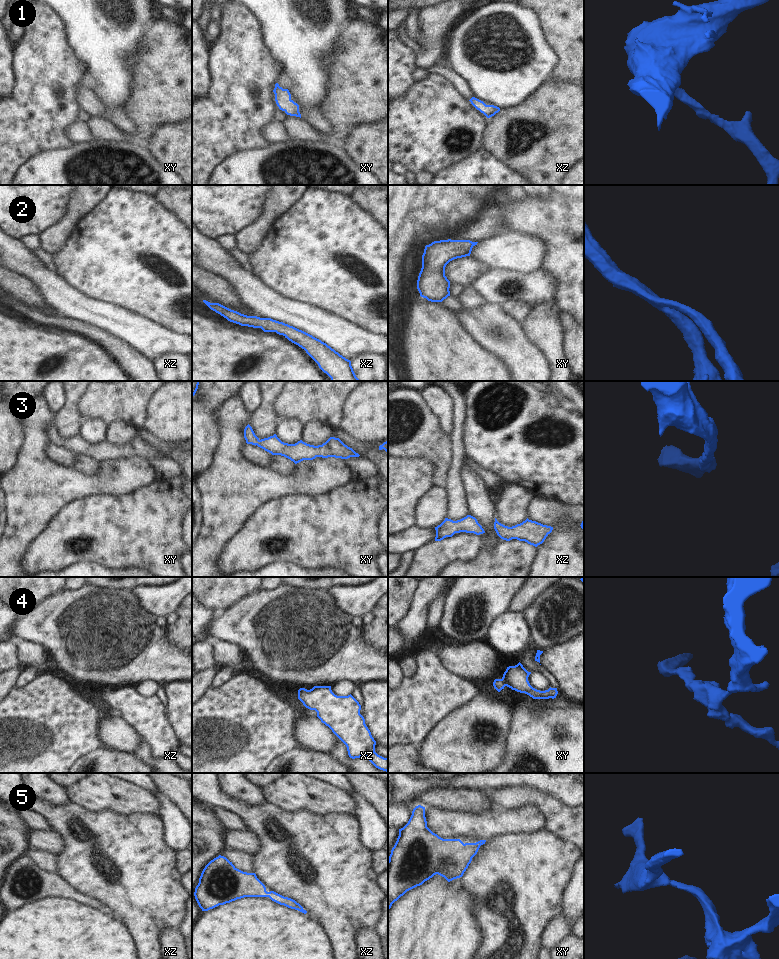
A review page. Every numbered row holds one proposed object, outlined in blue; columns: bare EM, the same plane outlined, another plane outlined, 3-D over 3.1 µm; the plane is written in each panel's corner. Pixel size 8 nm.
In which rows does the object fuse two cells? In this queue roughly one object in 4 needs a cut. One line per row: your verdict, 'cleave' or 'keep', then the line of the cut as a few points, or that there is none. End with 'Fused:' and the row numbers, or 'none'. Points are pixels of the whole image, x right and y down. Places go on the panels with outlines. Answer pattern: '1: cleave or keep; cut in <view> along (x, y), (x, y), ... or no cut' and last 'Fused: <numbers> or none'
1: keep; no cut
2: keep; no cut
3: keep; no cut
4: keep; no cut
5: keep; no cut
Fused: none

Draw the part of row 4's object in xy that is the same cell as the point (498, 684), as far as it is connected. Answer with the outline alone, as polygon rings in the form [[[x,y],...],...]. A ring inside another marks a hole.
[[[519,662],[515,666],[507,667],[501,679],[495,679],[493,682],[494,688],[500,692],[505,686],[520,693],[525,693],[533,699],[549,699],[556,698],[558,691],[557,688],[549,688],[545,691],[540,691],[533,688],[528,677],[531,672],[528,672],[523,665]]]

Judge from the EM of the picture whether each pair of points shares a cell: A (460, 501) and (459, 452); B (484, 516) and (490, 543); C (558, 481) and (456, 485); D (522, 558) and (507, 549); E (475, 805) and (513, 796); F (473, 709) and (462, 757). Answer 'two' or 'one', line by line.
A: one
B: one
C: two
D: one
E: two
F: one

